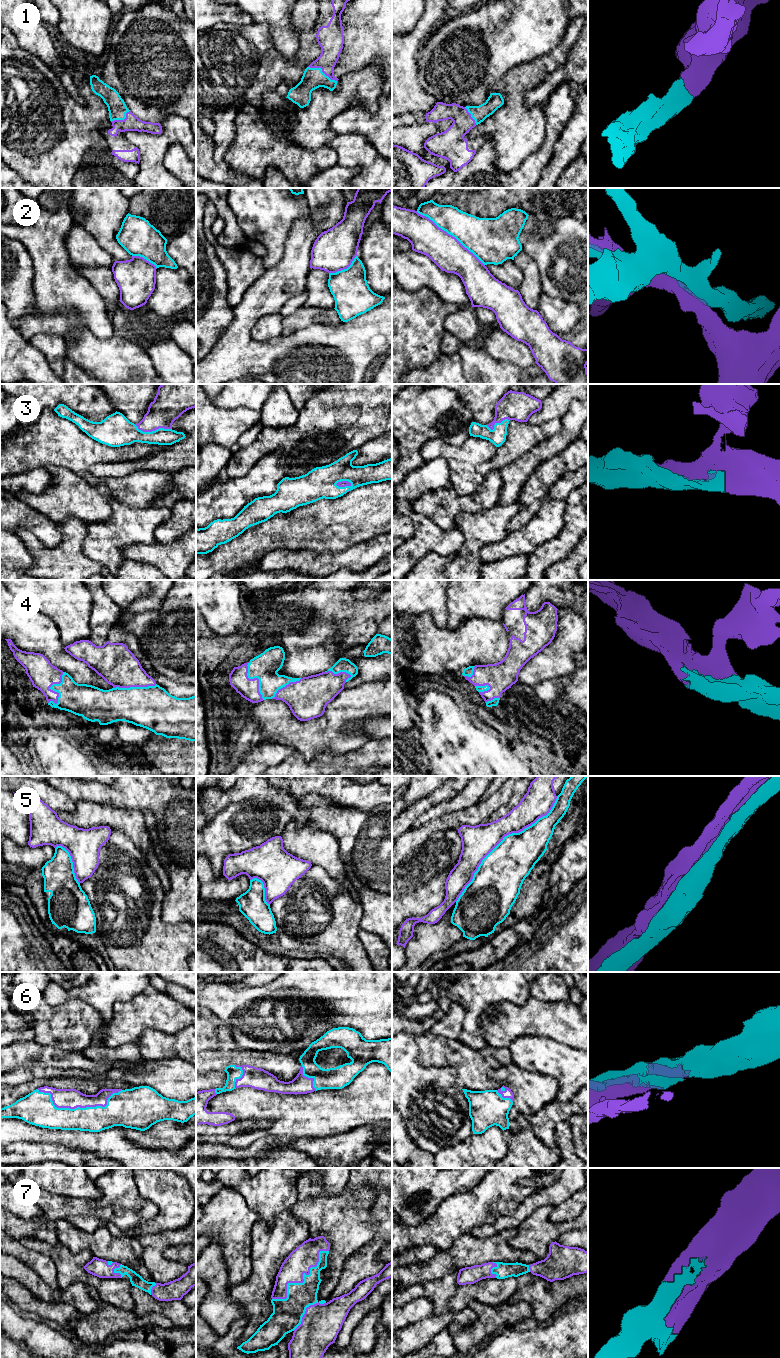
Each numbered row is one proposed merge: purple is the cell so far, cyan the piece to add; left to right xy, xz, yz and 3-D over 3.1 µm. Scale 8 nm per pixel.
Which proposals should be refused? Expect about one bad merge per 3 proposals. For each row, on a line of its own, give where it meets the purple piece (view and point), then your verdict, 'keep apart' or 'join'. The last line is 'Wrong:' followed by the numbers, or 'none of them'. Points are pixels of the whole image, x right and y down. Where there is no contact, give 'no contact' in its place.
1: meets purple in xz at (322, 71); join
2: meets purple in yz at (449, 234); keep apart
3: meets purple in xy at (153, 430); join
4: meets purple in xy at (52, 690); join
5: meets purple in yz at (502, 839); keep apart
6: meets purple in xy at (78, 1106); join
7: meets purple in xz at (303, 1280); join
Wrong: 2, 5

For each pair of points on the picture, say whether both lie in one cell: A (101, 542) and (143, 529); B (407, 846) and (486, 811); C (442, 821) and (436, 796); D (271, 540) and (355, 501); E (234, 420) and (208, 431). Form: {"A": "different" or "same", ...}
{"A": "same", "B": "same", "C": "different", "D": "same", "E": "same"}

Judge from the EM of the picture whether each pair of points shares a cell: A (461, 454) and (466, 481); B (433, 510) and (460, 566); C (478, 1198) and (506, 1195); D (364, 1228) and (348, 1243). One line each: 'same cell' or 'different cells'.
A: same cell
B: different cells
C: same cell
D: same cell

